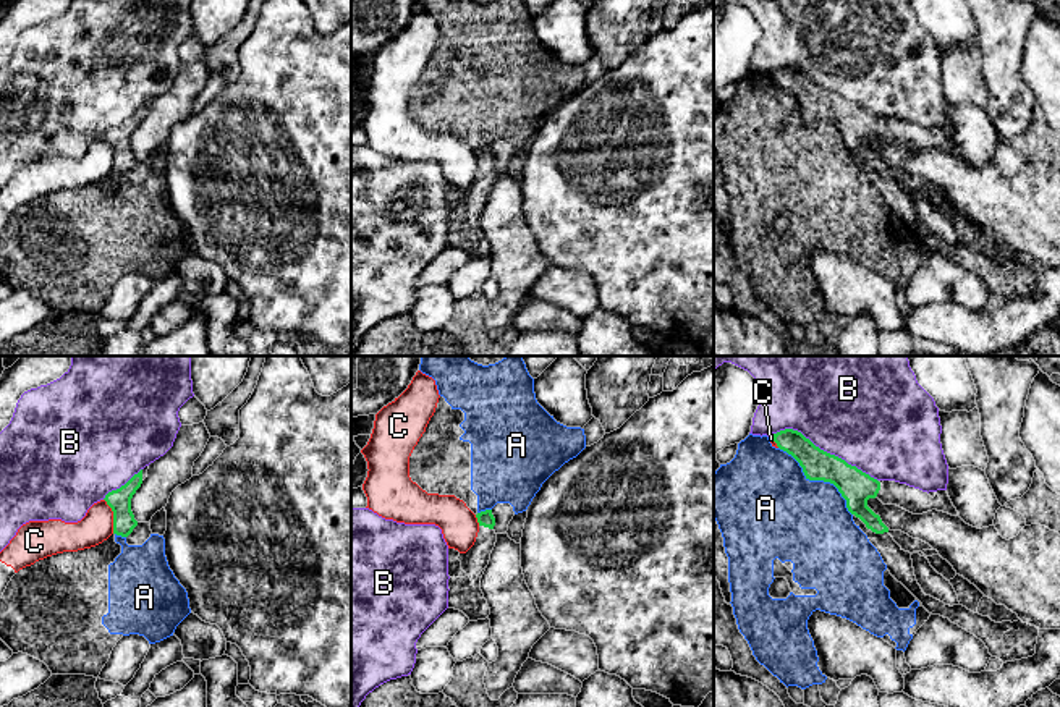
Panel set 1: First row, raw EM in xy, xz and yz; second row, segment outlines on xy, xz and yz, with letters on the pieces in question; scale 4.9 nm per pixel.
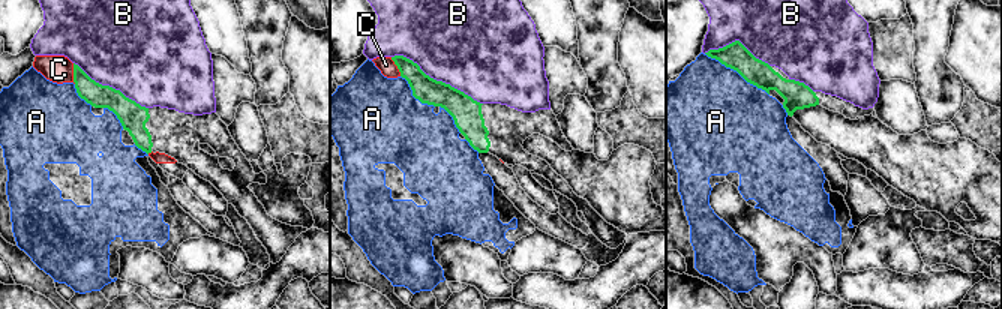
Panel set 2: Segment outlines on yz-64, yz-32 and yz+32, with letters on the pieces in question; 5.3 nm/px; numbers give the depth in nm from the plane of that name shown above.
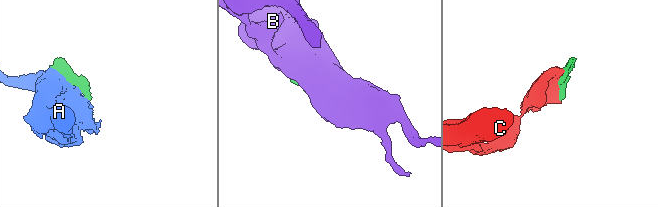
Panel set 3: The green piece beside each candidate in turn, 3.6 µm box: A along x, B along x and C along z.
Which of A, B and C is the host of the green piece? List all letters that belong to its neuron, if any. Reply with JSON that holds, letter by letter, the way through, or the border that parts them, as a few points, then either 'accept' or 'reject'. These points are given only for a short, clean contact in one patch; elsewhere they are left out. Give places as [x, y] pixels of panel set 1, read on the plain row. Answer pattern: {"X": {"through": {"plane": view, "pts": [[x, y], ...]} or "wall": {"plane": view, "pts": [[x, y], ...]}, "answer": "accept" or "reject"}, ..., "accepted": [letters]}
{"A": {"answer": "reject"}, "B": {"answer": "reject"}, "C": {"answer": "reject"}, "accepted": []}

